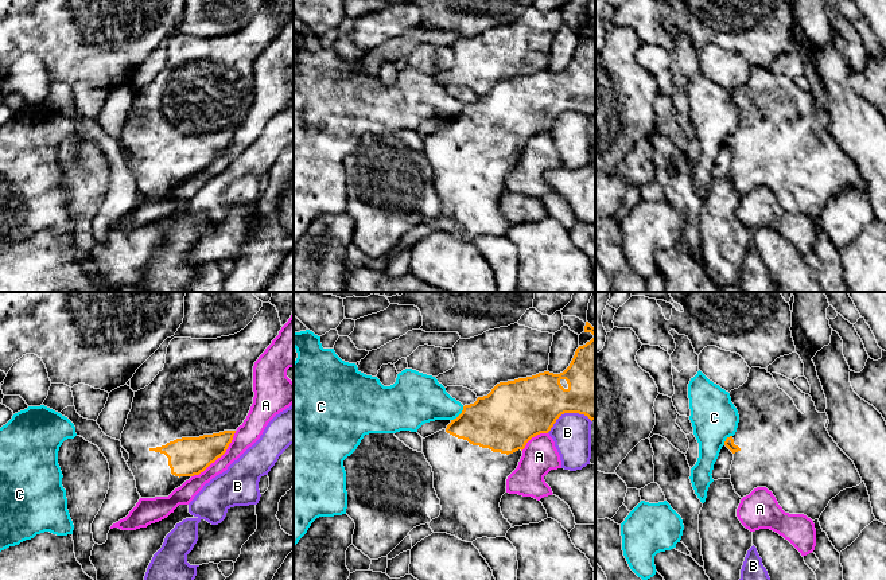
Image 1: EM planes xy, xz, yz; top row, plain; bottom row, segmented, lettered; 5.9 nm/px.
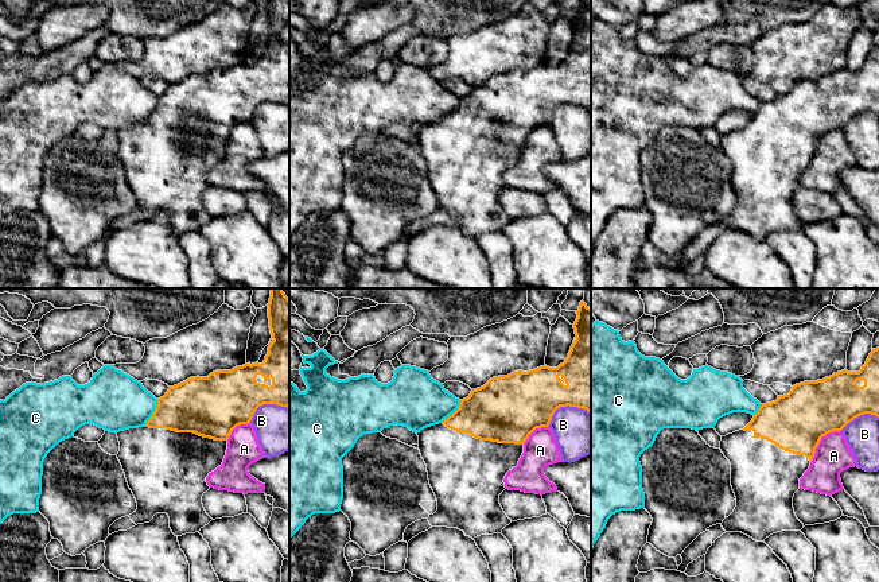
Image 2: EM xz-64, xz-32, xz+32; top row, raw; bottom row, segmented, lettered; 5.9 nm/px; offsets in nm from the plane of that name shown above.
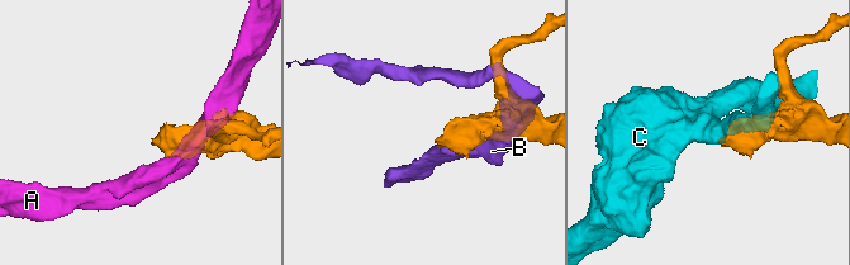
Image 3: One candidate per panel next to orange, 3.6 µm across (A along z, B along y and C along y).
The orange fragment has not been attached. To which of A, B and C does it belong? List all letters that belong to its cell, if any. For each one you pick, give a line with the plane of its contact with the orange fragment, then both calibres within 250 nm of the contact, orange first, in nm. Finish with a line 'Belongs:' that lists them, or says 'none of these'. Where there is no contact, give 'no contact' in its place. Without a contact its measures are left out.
Belongs: none of these

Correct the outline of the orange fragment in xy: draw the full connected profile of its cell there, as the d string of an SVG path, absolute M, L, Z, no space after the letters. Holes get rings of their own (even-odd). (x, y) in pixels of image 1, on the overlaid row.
M263 303L253 320L240 332L217 339L174 338L166 354L166 363L154 381L135 392L132 409L121 433L121 447L129 454L127 462L141 498L168 497L194 475L203 472L221 458L253 404L253 366L281 330L275 305Z

